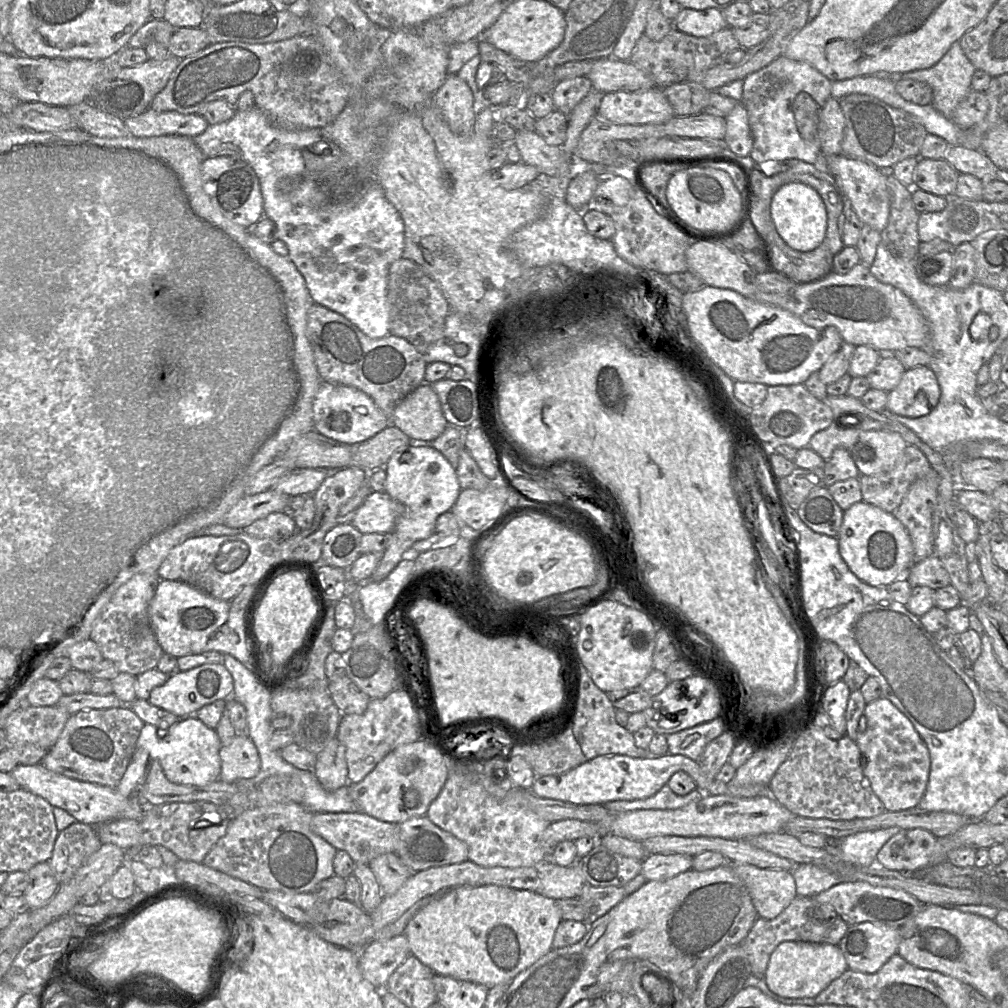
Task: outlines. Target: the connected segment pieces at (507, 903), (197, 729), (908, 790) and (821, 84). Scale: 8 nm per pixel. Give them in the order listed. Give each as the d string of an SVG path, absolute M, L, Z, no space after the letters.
M459 886L431 900L407 924L404 935L410 954L435 974L492 988L510 984L523 970L553 948L555 931L562 921L556 900L528 890L508 886Z
M185 717L168 729L144 724L136 750L117 791L128 799L142 801L141 788L145 784L151 766L159 762L169 782L180 785L205 786L217 779L221 773L220 750L222 743L214 729L207 727L197 717Z
M879 698L864 709L865 730L856 743L862 756L865 777L889 812L917 807L930 775L931 758L927 745L911 721L888 699Z
M779 56L764 68L749 74L744 80L741 103L748 114L753 138L750 157L761 164L764 162L798 159L809 164L817 162L821 154L822 109L831 97L831 82L813 66L802 61Z

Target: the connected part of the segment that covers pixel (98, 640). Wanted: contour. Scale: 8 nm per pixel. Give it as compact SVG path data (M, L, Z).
M134 574L115 591L94 623L89 639L97 644L103 658L113 662L120 673L138 676L155 669L164 654L148 615L149 604L160 580L157 575Z

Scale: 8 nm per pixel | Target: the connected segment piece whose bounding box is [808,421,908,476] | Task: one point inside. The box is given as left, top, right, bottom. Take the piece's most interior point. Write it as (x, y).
(873, 451)

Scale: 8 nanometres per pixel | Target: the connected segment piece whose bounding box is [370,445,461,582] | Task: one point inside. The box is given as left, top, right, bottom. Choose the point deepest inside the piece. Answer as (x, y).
(419, 477)

